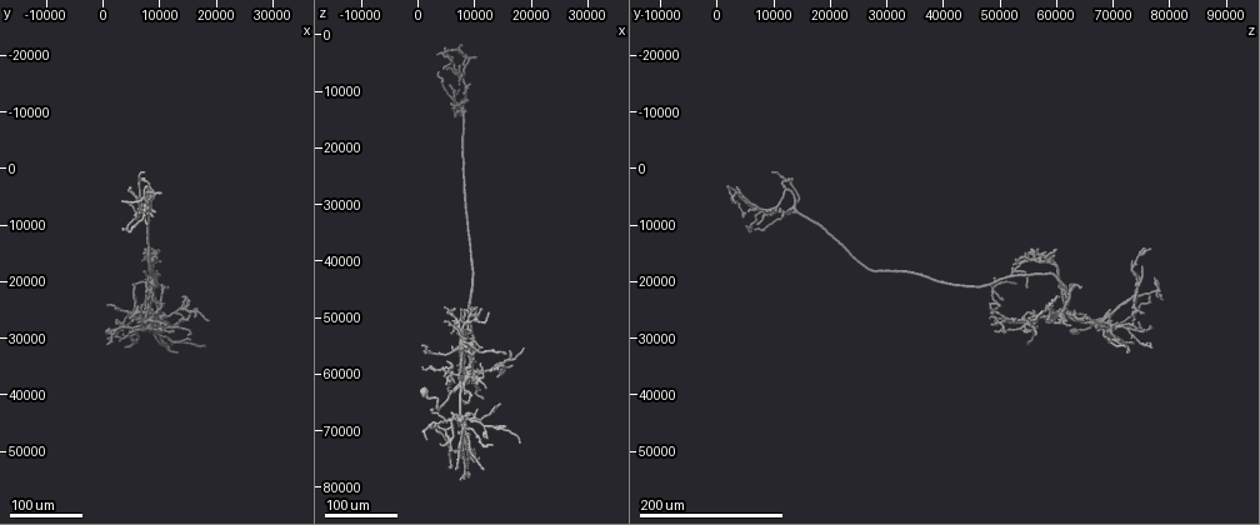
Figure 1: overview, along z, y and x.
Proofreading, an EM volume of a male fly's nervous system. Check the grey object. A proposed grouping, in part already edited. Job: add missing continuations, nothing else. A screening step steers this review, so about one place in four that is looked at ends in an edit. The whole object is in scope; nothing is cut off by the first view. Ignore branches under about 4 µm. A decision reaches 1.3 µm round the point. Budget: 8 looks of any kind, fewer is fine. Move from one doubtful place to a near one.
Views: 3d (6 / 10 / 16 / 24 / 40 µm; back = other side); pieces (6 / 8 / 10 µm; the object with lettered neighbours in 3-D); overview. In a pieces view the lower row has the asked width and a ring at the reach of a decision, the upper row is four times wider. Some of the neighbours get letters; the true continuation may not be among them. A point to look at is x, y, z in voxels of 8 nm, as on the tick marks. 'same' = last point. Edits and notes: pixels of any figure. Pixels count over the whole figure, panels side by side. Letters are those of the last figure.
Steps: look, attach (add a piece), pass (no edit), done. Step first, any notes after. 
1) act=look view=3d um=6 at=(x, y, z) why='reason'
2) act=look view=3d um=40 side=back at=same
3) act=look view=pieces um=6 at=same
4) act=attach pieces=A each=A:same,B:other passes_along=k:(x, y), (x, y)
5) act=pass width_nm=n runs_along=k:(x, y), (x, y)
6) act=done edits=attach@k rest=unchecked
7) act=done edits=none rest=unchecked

act=look view=3d um=24 at=(8000, 3000, 4000) why='an open end'

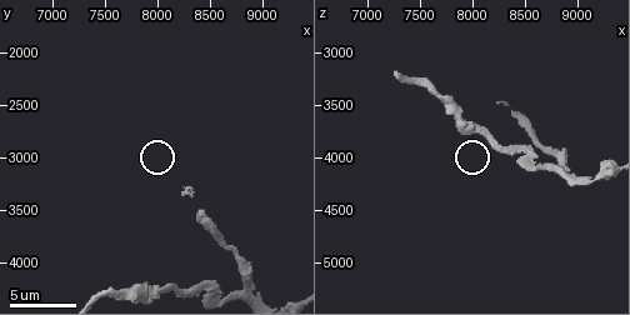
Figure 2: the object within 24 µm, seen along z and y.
act=look view=pieces um=10 at=(8280, 3340, 3480) why='what lies round it'

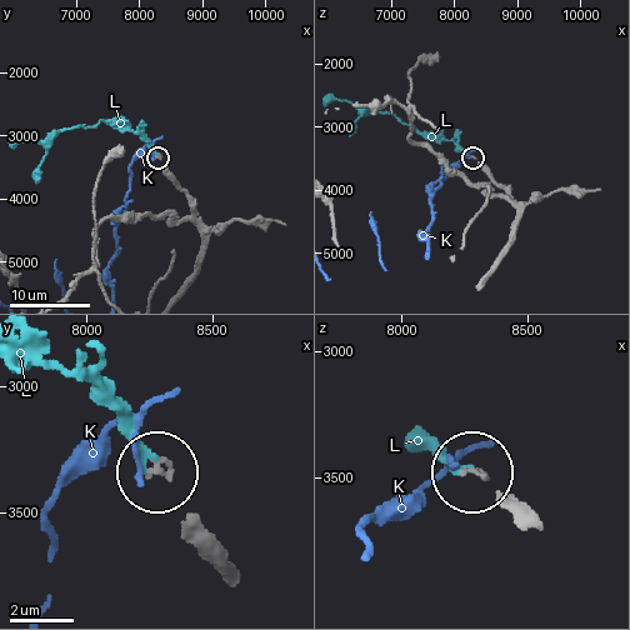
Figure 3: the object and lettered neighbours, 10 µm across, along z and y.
act=attach pieces=L width_nm=150 each=K:other,L:same found='it goes on there'

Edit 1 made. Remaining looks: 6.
act=look view=overview

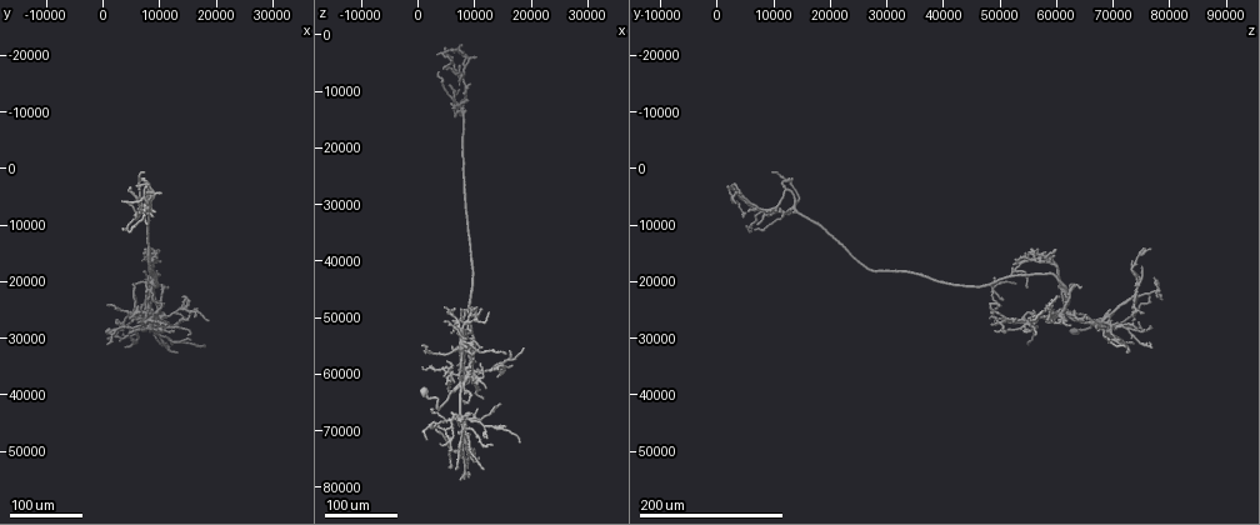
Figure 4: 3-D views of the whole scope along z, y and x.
act=look view=3d um=40 at=(3000, 6000, 4000) why='tapers out'

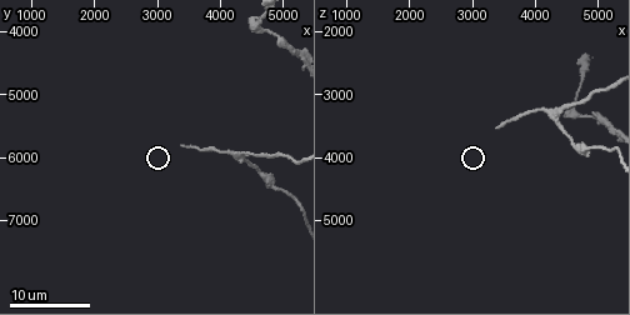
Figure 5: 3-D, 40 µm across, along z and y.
act=look view=pieces um=8 at=(3350, 5800, 3550)

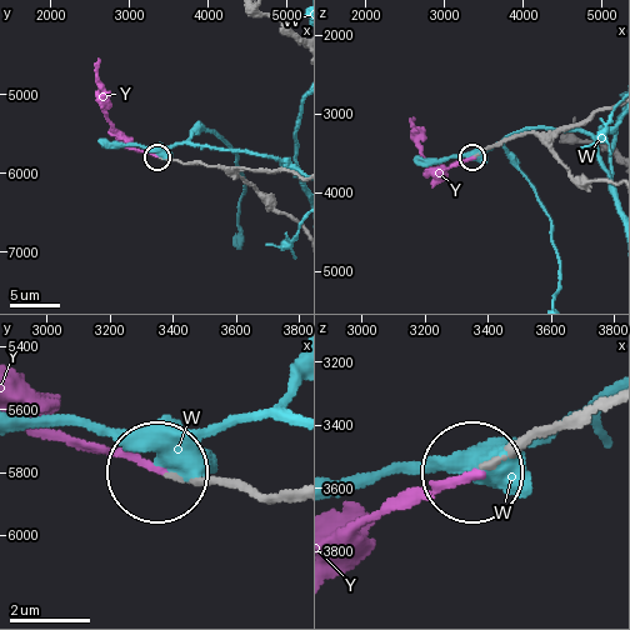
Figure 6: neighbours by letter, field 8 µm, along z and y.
act=attach pieces=Y each=W:other,Y:same passes_along=6:(584, 410), (345, 530) found='it goes on there'

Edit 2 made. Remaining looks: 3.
act=look view=overview

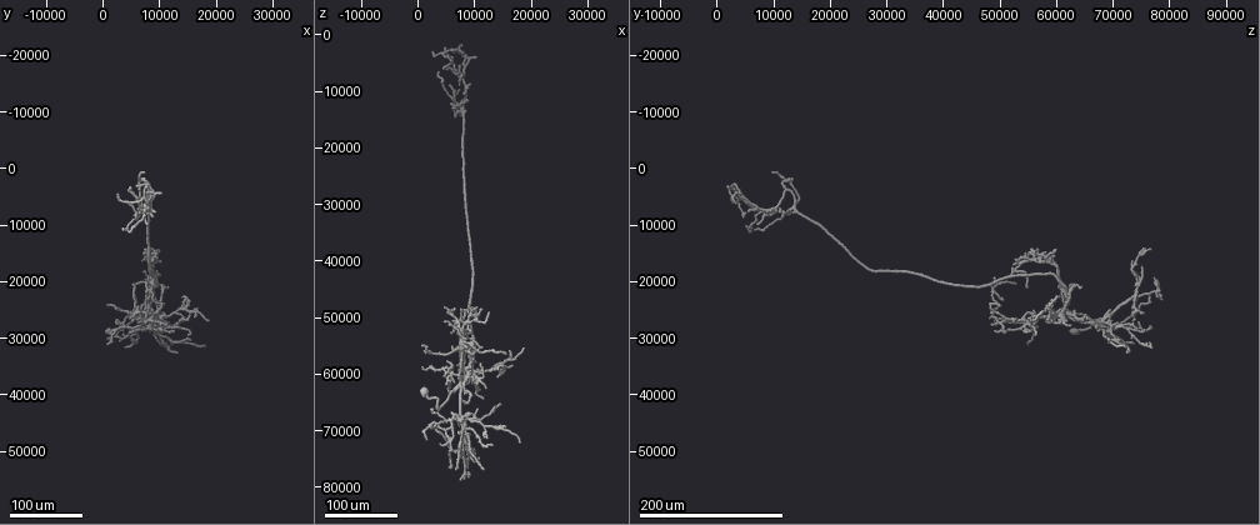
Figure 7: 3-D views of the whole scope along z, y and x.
act=look view=3d um=24 at=(2500, 4500, 2500) why='end of a long branch'

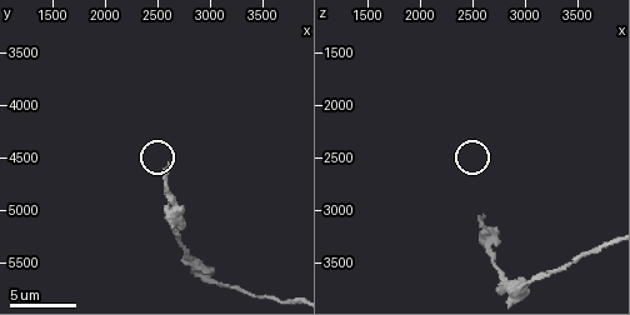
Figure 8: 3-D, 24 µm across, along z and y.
act=look view=pieces um=6 at=(2600, 4580, 3080)

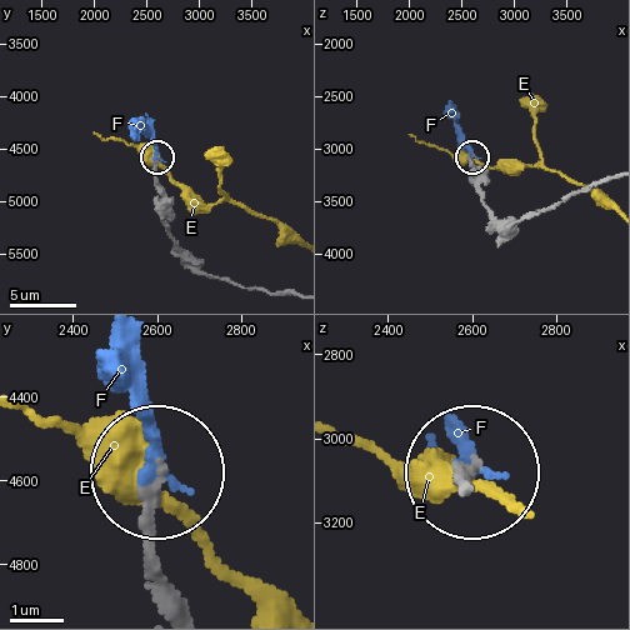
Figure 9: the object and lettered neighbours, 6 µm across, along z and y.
act=pass width_nm=150 each=E:other,F:other runs_along=9:(598, 183), (509, 226), (486, 205), (471, 156) found='none of them fits'

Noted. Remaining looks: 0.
act=done edits=attach@3,attach@6 rest=unchecked

